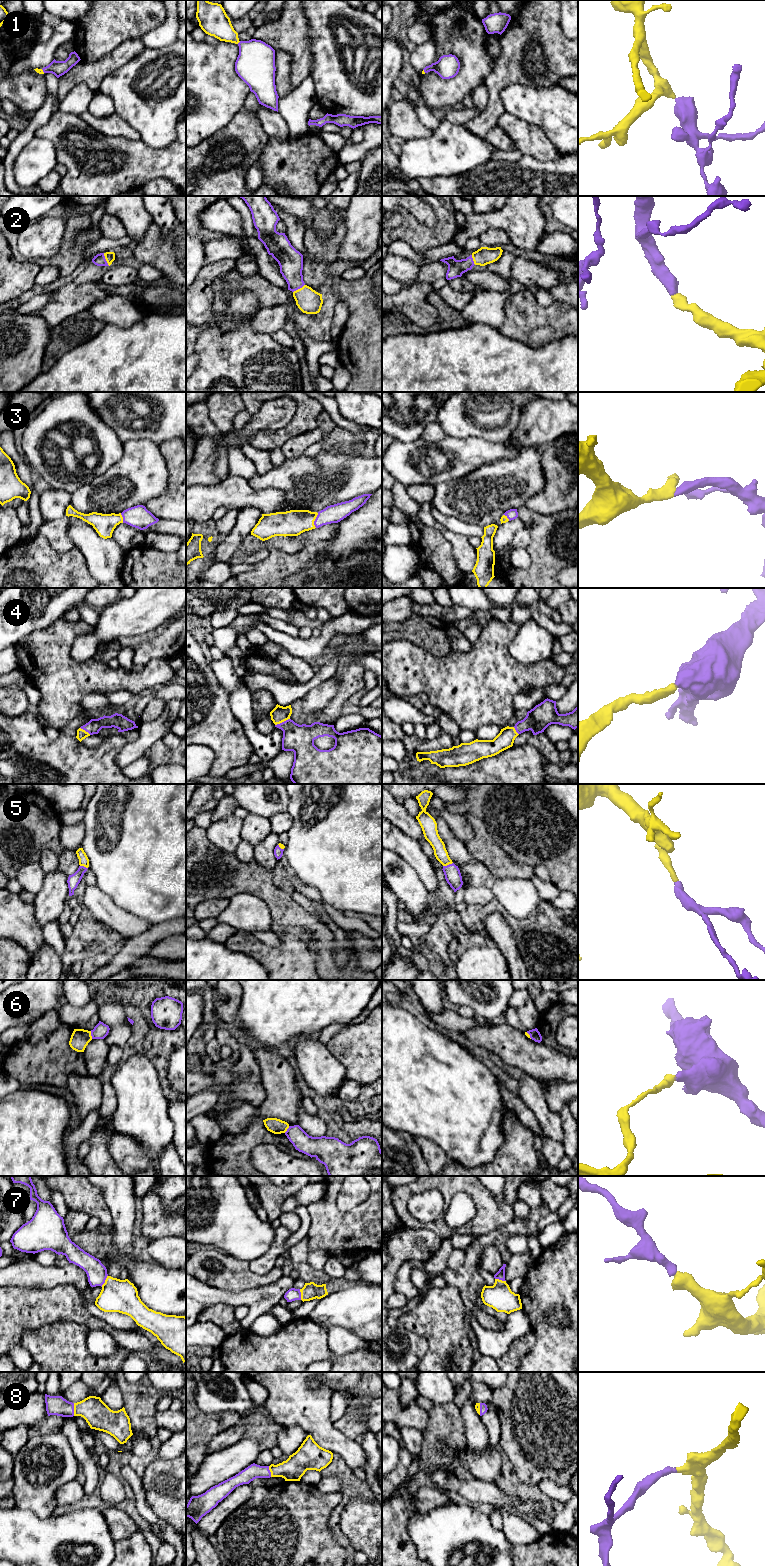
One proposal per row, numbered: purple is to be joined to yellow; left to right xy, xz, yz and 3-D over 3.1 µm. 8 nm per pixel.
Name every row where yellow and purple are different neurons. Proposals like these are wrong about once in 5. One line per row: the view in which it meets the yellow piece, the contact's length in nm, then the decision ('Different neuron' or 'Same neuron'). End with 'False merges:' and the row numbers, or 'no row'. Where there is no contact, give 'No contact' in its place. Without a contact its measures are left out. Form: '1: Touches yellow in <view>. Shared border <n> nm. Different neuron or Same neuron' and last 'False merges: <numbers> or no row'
1: Touches yellow in xz. Shared border 40 nm. Same neuron
2: Touches yellow in xy. Shared border 120 nm. Same neuron
3: Touches yellow in xz. Shared border 120 nm. Same neuron
4: Touches yellow in xz. Shared border 130 nm. Same neuron
5: Touches yellow in yz. Shared border 90 nm. Same neuron
6: Touches yellow in xy. Shared border 70 nm. Different neuron
7: Touches yellow in xy. Shared border 110 nm. Same neuron
8: Touches yellow in xy. Shared border 100 nm. Same neuron
False merges: 6

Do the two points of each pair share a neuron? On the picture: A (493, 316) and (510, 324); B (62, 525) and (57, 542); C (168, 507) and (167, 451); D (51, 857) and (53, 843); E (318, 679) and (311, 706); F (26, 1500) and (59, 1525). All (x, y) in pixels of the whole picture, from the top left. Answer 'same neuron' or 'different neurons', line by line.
A: different neurons
B: same neuron
C: same neuron
D: different neurons
E: different neurons
F: different neurons

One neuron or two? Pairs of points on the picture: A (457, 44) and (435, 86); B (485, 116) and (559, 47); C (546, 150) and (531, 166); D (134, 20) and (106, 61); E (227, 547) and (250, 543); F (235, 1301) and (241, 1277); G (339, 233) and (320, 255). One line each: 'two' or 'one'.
A: one
B: one
C: two
D: two
E: two
F: two
G: one

